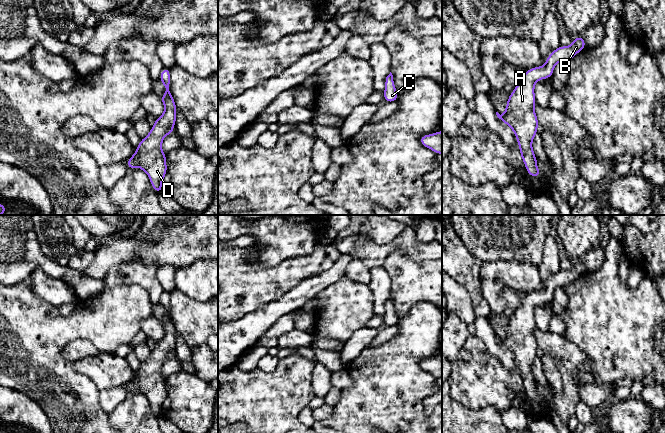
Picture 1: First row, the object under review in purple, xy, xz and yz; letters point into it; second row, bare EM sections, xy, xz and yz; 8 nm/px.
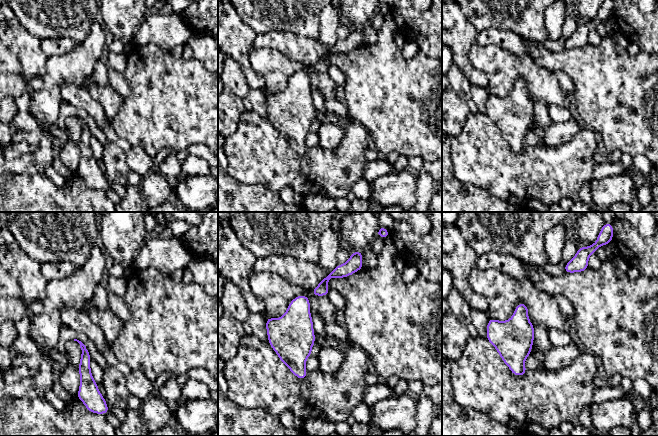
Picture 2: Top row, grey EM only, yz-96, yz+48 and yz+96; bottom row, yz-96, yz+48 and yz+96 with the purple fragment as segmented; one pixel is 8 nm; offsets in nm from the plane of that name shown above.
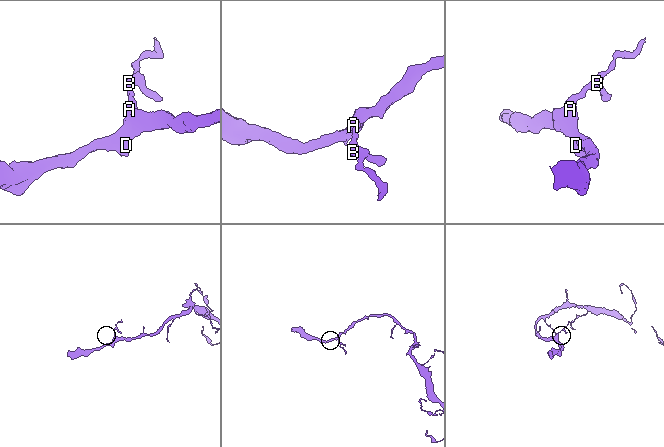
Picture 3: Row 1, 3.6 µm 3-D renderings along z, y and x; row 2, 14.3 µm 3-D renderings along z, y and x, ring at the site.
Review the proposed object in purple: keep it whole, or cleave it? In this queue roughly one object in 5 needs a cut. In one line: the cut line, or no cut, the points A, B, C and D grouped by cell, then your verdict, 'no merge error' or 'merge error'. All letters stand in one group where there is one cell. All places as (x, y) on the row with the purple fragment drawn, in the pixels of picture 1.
no cut | A B C D | no merge error

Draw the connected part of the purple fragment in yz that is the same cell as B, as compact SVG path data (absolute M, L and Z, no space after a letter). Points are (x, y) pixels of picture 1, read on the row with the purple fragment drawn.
M581 35L572 40L570 46L560 46L552 51L543 66L528 69L523 75L521 81L509 95L504 114L500 115L496 112L500 121L514 131L520 148L520 155L530 176L540 177L537 158L532 148L532 141L538 132L537 127L539 125L534 110L536 105L535 84L538 80L552 78L554 67L558 62L571 60L584 48L586 45L583 35Z

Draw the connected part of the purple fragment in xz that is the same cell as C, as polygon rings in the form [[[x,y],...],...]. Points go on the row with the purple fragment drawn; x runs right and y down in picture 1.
[[[390,74],[385,79],[384,102],[395,102],[398,99],[398,93],[394,85],[393,75]]]

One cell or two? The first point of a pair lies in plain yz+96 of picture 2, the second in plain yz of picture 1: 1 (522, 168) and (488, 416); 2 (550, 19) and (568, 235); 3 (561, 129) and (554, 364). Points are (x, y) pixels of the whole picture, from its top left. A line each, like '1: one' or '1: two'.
1: two
2: two
3: one

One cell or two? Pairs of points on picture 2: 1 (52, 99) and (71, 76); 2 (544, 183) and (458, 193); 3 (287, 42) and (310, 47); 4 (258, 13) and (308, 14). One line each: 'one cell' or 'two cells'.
1: one cell
2: two cells
3: one cell
4: one cell

